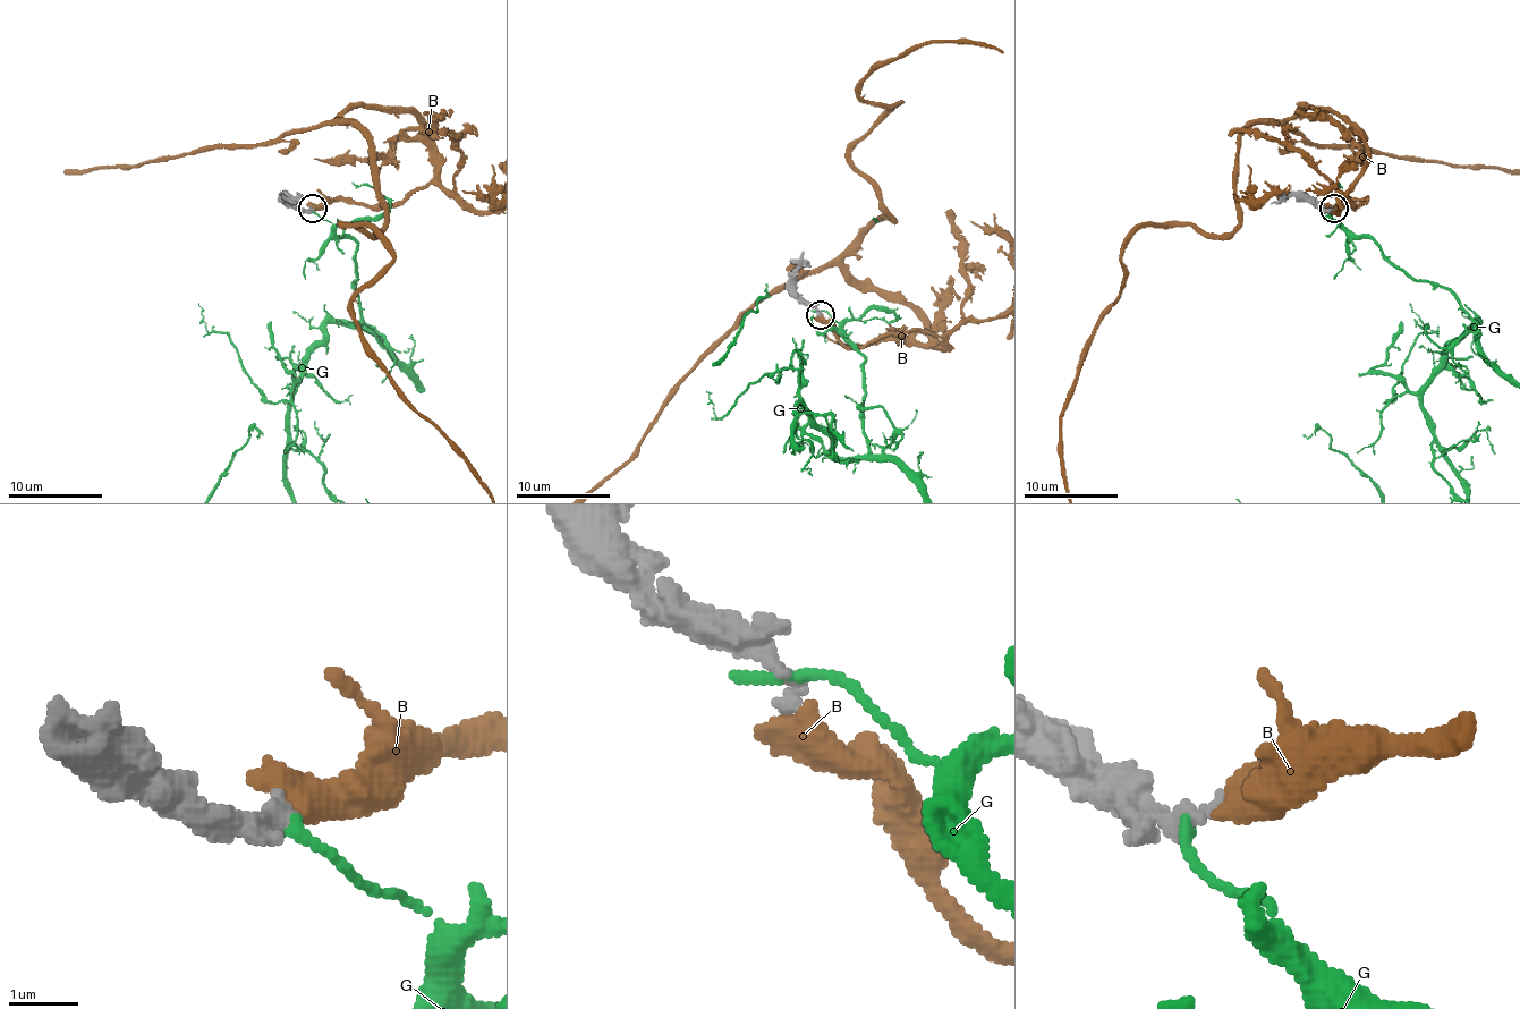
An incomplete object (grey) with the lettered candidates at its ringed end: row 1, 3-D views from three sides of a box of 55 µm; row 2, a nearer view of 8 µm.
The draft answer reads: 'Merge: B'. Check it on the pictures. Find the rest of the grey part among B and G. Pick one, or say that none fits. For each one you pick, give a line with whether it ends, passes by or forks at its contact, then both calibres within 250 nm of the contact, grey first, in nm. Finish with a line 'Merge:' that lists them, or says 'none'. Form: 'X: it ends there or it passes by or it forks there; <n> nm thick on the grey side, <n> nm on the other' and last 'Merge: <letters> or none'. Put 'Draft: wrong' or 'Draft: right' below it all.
B: it ends there; 280 nm thick on the grey side, 500 nm on the other
Merge: B
Draft: right

